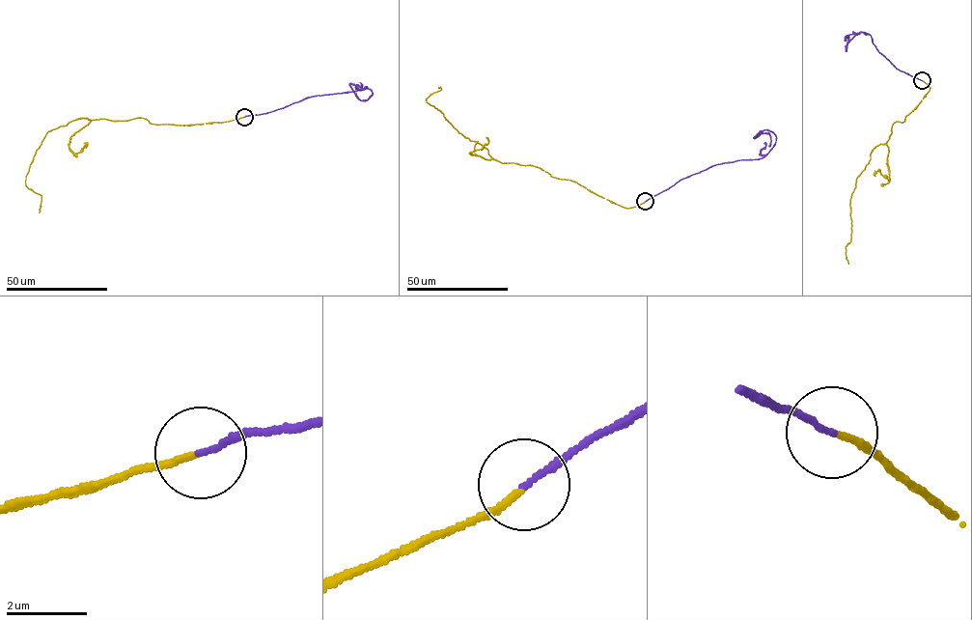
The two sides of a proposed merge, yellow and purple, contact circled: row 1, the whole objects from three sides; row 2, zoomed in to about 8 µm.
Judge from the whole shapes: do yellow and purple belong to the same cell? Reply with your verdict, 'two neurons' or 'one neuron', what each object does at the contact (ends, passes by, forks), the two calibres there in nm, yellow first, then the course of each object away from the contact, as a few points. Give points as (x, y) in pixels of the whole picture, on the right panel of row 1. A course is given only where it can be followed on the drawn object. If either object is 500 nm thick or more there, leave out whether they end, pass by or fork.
one neuron | yellow ends | purple ends | 150/150 nm | yellow via (922, 80), (930, 90), (904, 121), (893, 123), (856, 179), (848, 264) | purple via (922, 80), (897, 69), (879, 52), (870, 35), (861, 32), (846, 51), (846, 38), (858, 34)

